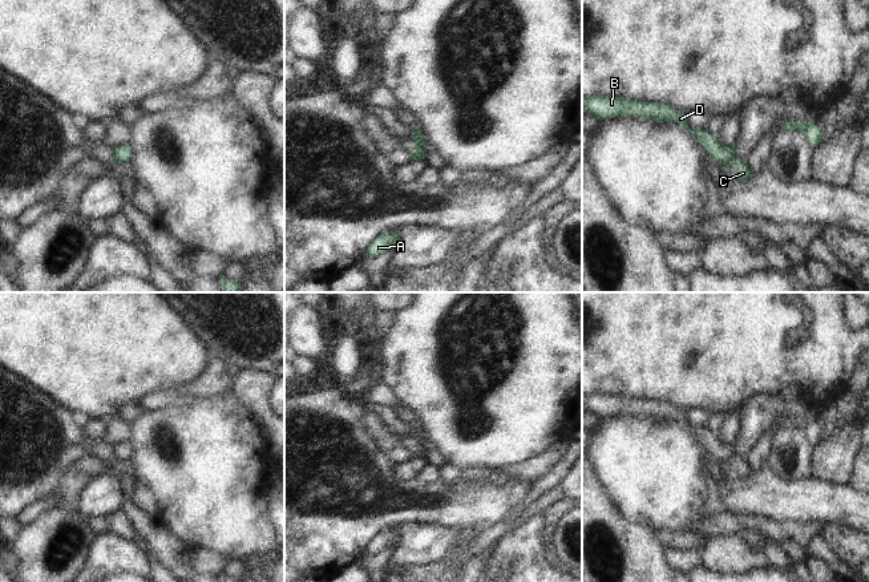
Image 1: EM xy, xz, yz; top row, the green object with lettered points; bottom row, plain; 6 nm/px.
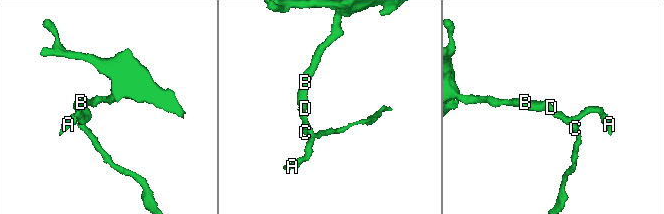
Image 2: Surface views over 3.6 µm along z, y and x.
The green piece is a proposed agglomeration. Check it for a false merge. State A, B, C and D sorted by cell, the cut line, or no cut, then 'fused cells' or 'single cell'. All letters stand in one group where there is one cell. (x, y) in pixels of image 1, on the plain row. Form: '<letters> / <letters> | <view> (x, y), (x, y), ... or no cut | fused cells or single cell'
A B D / C | xz (415, 439), (425, 455) | fused cells

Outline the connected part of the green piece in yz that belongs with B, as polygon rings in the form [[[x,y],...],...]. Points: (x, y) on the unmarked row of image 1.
[[[597,392],[582,397],[582,411],[594,413],[598,417],[636,413],[644,417],[654,416],[658,420],[676,420],[682,425],[692,429],[696,433],[698,441],[700,441],[720,464],[729,461],[737,453],[735,442],[723,442],[708,427],[691,427],[686,417],[686,411],[675,408],[670,401],[644,400],[640,397]]]

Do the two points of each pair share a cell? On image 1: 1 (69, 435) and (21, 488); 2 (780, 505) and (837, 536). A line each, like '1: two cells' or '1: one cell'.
1: one cell
2: two cells

